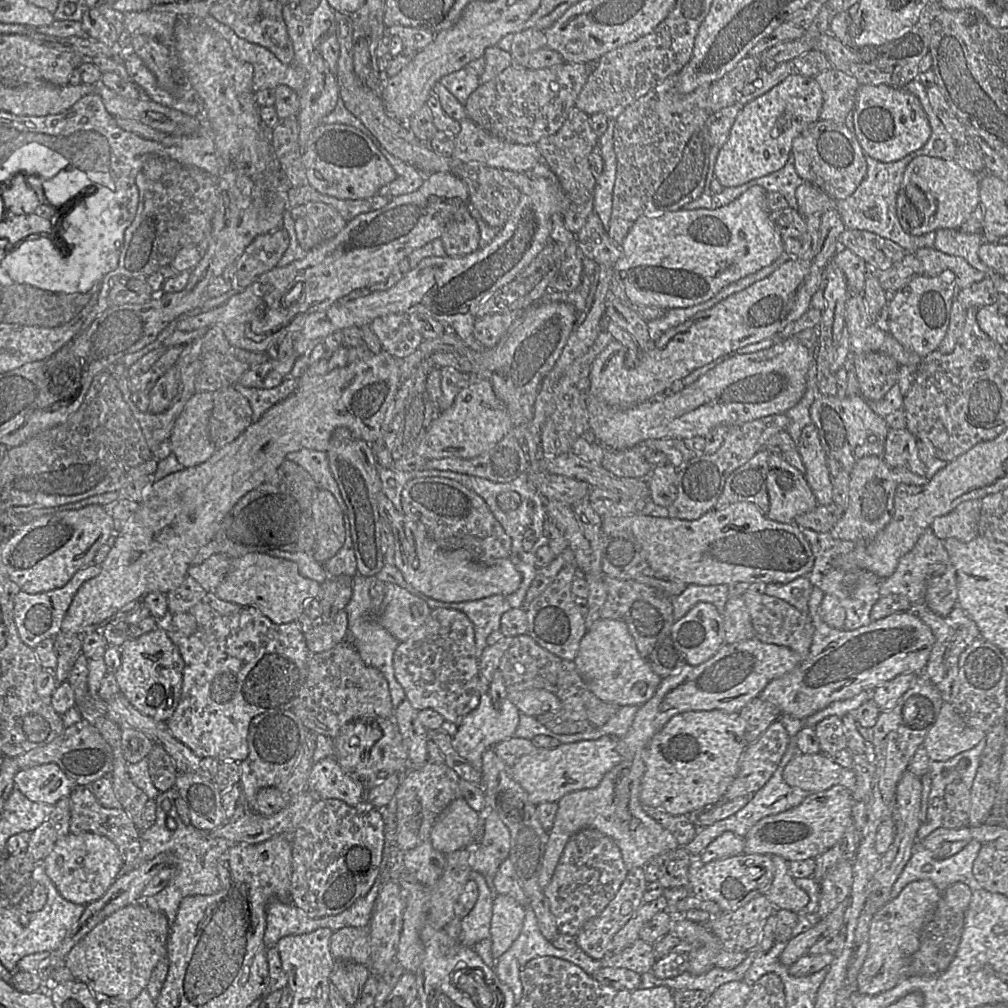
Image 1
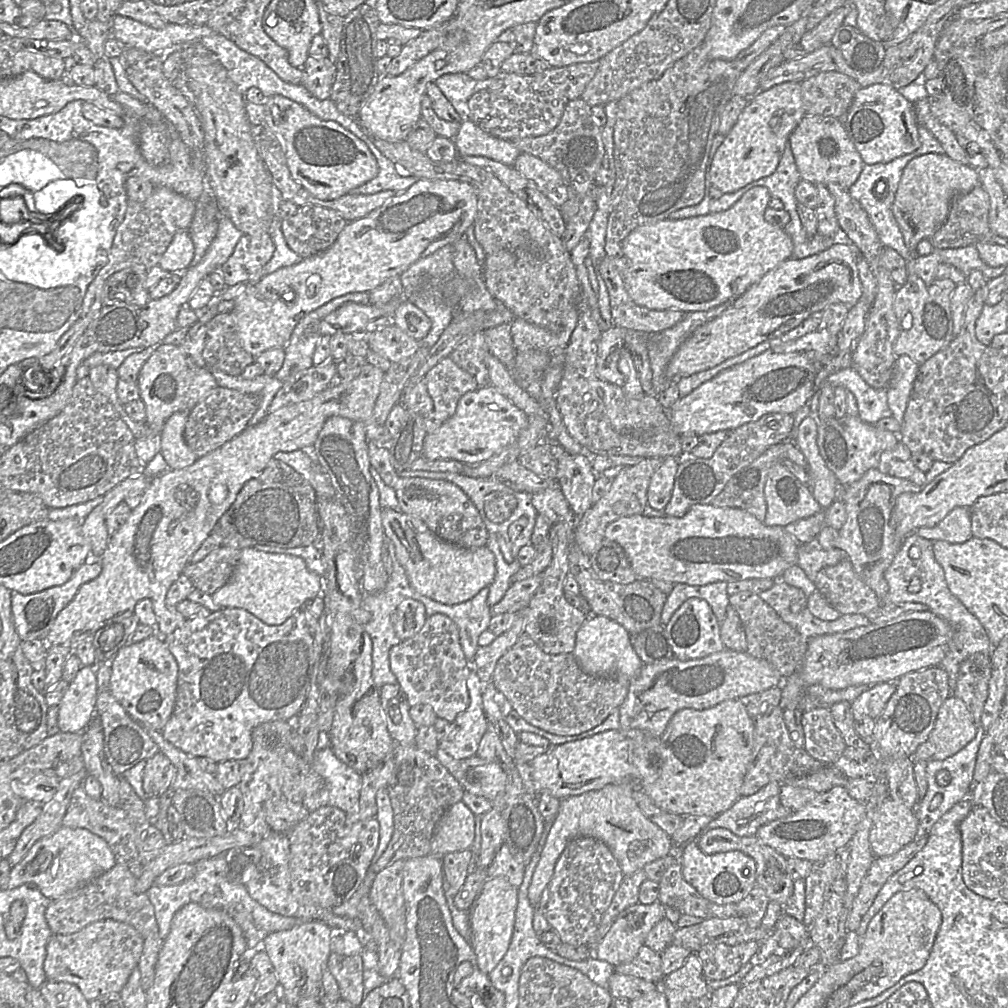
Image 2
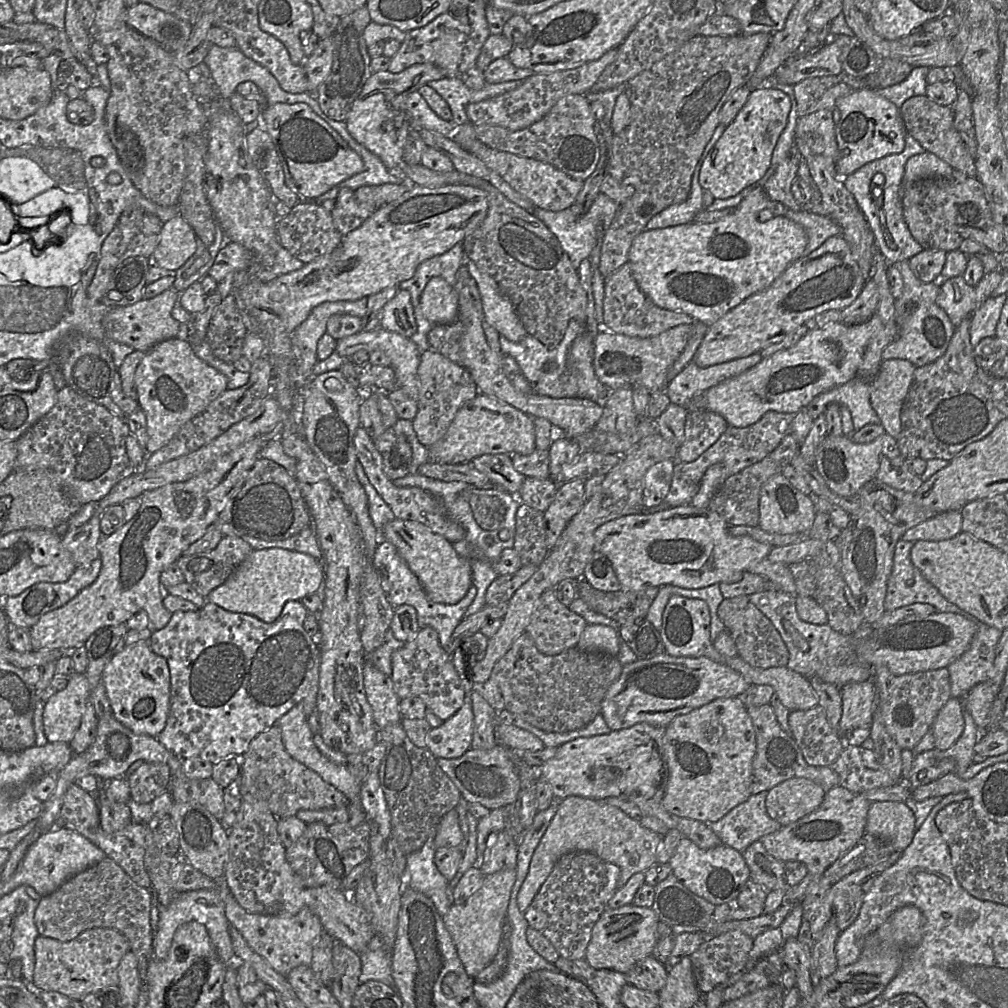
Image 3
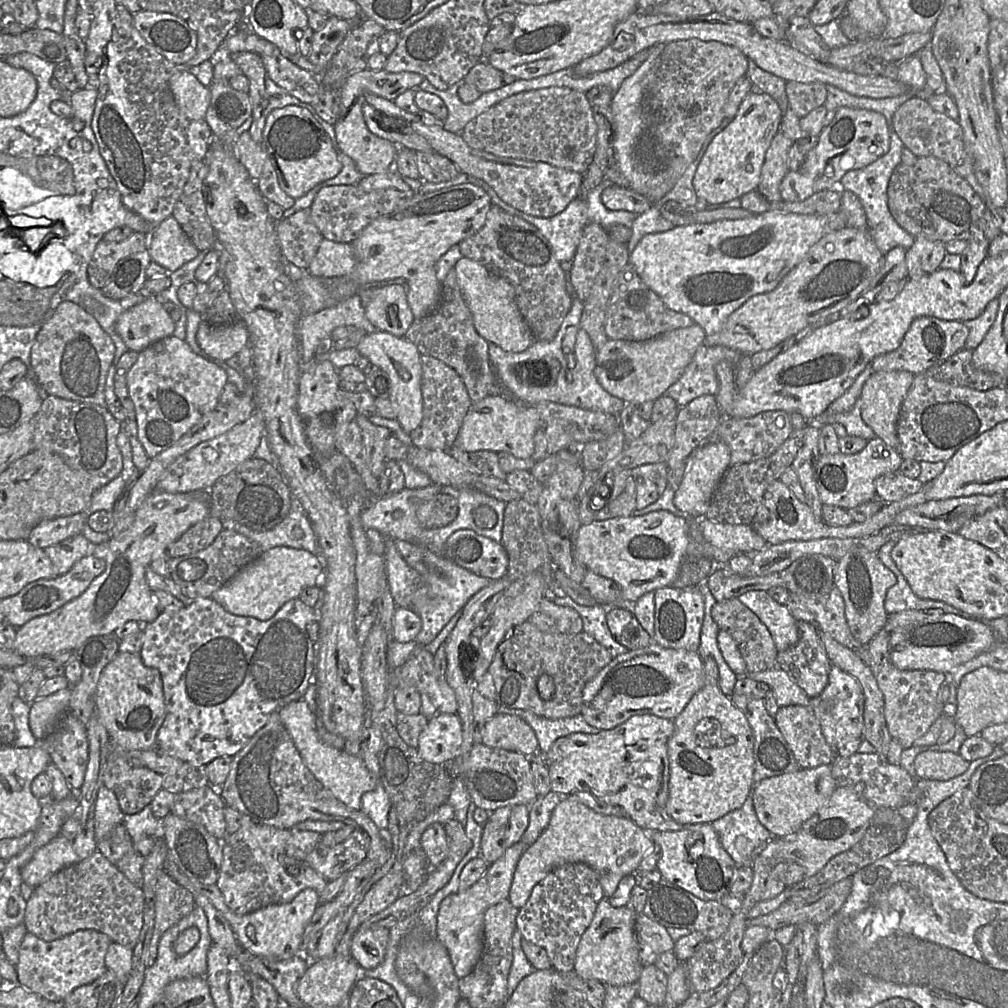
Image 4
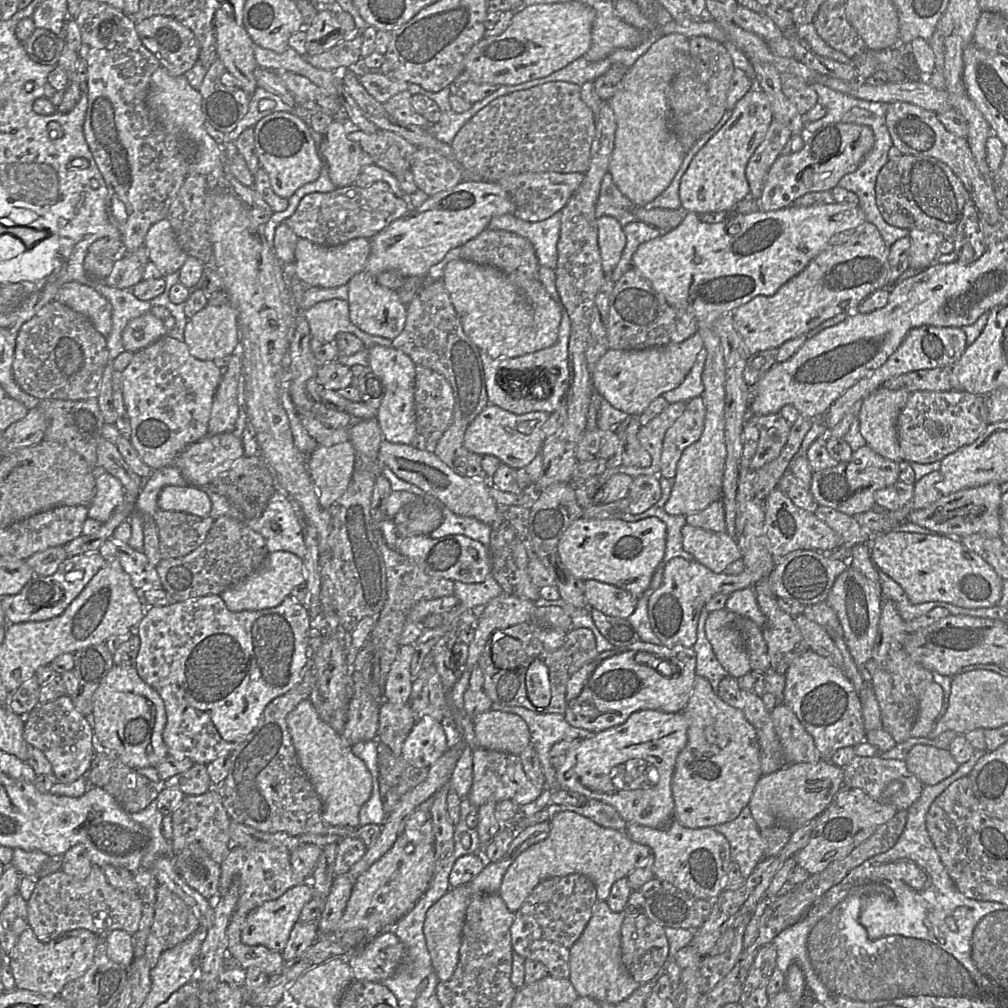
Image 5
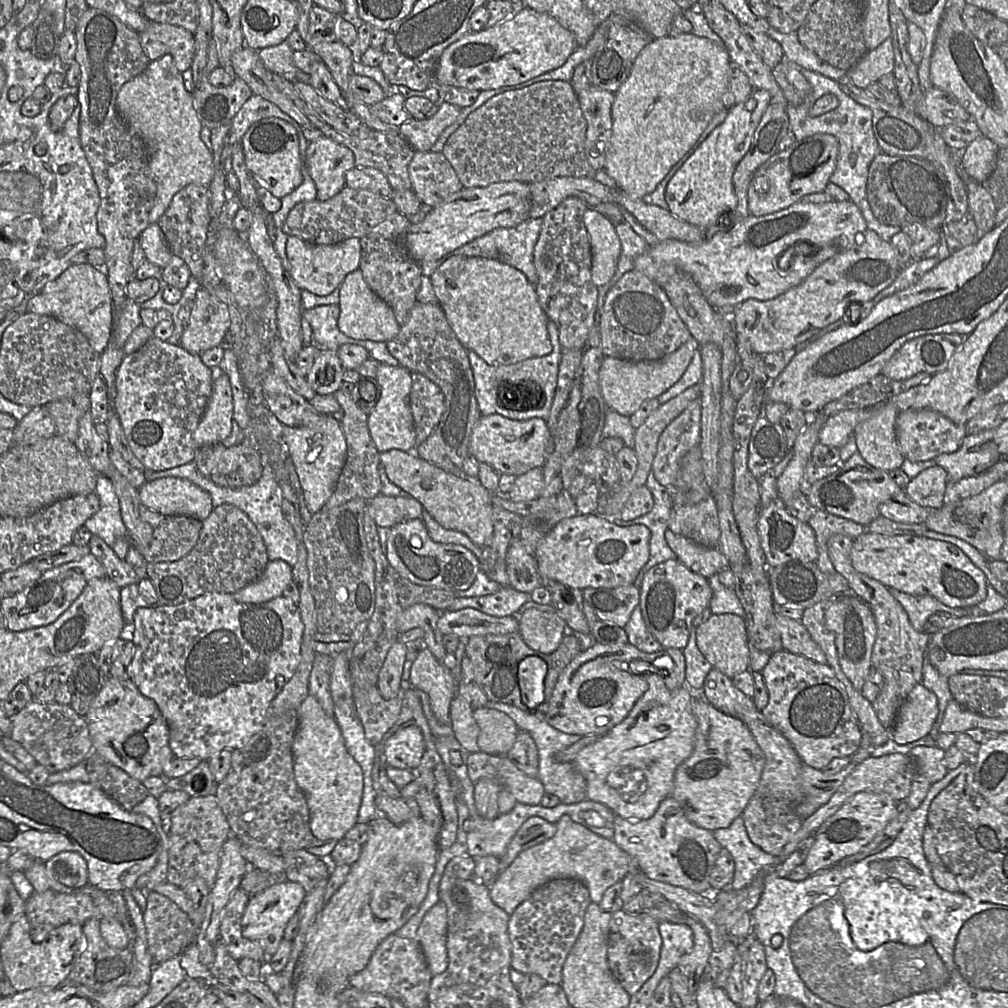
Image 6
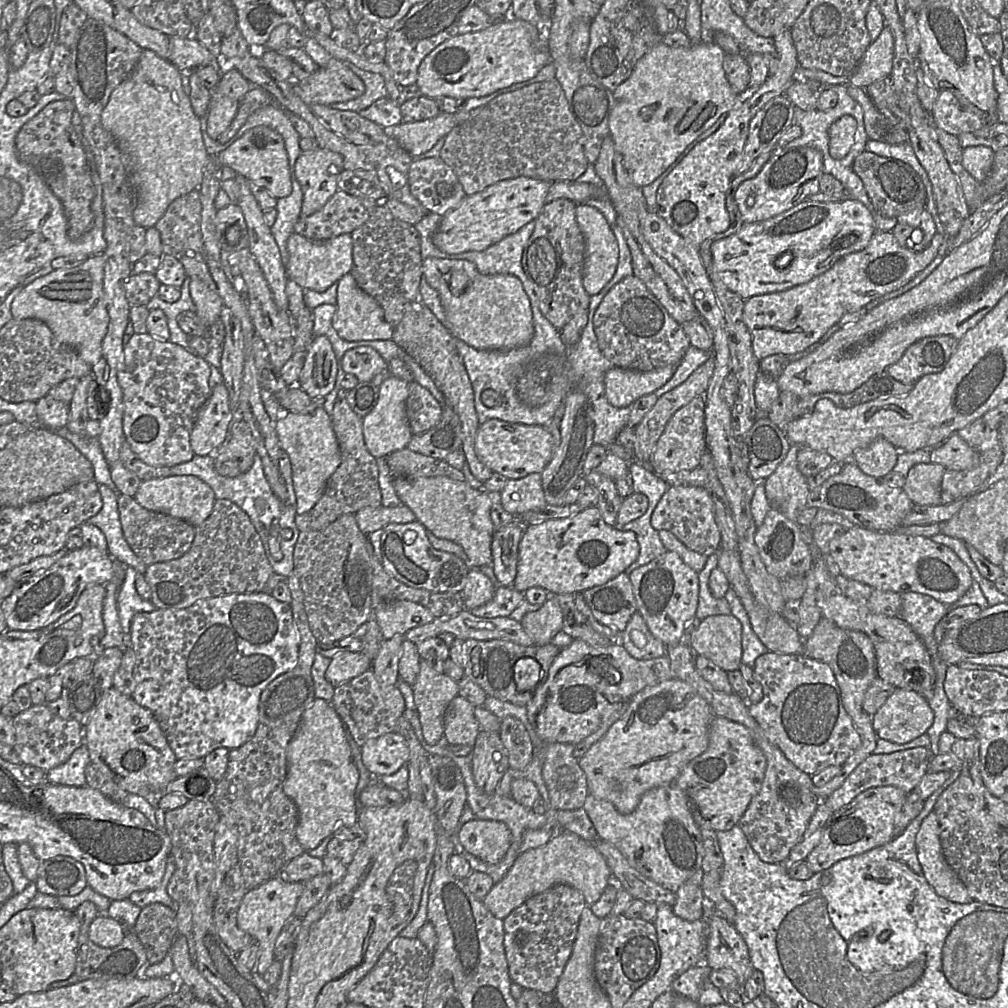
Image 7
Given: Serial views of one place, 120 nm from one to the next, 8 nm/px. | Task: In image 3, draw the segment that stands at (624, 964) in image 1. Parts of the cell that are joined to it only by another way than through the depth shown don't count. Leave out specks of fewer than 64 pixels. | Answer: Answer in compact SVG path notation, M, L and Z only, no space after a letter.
M650 955L640 960L625 977L639 989L659 993L666 984L668 973L669 967Z

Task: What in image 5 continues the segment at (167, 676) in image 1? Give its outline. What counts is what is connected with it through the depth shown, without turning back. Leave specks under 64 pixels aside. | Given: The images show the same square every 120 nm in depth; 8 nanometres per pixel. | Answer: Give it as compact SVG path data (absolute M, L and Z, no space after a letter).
M114 666L93 694L91 721L98 748L110 750L133 769L156 767L167 755L162 739L166 724L163 701L158 692L145 683L135 666Z

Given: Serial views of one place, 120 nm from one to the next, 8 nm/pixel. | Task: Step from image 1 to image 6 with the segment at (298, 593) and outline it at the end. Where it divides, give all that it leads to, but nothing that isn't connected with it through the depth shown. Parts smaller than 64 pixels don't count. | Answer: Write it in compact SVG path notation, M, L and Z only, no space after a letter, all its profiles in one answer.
M283 560L269 561L262 575L254 582L233 593L237 602L248 604L259 604L268 602L273 598L282 596L284 589L293 582L292 567Z

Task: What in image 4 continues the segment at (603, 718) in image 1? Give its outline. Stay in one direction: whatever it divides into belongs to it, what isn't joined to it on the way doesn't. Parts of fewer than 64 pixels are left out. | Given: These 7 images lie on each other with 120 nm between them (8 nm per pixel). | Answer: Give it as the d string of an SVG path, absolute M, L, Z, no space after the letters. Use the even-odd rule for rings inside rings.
M530 620L508 630L505 639L498 646L487 672L490 673L495 686L494 700L498 706L530 711L548 719L561 719L581 714L582 692L585 685L592 680L613 659L605 646L585 633L578 634L551 634L540 631ZM542 674L547 674L554 681L553 697L544 700L537 690L537 681Z

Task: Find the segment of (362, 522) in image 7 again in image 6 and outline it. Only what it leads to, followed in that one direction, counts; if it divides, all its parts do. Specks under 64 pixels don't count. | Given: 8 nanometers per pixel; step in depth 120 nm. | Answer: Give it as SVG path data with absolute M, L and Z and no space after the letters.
M378 494L371 500L366 500L366 510L378 527L391 528L407 520L419 519L423 507L413 497L388 497Z

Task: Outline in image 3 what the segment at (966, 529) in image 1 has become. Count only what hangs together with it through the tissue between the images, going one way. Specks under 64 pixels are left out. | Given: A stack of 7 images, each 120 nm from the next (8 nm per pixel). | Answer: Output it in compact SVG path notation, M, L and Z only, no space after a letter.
M961 510L941 512L926 521L908 529L901 540L916 542L919 540L940 541L950 539L962 531Z

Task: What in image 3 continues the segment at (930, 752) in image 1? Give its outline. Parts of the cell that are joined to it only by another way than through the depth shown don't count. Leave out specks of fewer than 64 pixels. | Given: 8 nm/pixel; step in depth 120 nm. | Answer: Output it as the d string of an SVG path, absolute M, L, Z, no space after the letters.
M950 697L939 710L932 725L935 748L939 750L950 748L962 735L964 727L962 700Z

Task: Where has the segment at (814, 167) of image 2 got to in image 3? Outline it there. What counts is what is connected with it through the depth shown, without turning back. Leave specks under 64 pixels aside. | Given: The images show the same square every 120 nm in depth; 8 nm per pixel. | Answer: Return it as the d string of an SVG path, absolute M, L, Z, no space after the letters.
M818 110L797 120L795 137L805 139L812 152L831 158L834 163L838 157L838 146L835 136L835 122L829 110Z

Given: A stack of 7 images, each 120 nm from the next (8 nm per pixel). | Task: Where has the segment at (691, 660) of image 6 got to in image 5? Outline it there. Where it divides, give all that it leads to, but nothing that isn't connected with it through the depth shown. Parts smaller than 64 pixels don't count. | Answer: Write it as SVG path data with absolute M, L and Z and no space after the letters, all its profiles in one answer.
M703 607L697 625L697 639L692 648L696 654L696 675L706 678L716 692L720 681L730 675L717 660L707 639L705 623L708 615L709 612Z

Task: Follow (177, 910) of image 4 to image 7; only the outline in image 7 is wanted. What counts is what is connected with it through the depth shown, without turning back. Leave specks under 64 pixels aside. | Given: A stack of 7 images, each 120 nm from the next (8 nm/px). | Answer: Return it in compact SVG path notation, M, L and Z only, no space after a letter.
M158 902L142 908L133 930L146 950L148 964L158 963L169 954L178 935L176 914Z

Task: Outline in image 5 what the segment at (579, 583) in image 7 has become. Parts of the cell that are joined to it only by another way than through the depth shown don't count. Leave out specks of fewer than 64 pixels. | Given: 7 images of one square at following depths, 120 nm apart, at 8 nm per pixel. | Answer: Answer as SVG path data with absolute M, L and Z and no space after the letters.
M651 516L636 522L619 519L575 520L558 543L558 554L569 572L583 581L597 580L640 597L649 587L666 548L666 524Z

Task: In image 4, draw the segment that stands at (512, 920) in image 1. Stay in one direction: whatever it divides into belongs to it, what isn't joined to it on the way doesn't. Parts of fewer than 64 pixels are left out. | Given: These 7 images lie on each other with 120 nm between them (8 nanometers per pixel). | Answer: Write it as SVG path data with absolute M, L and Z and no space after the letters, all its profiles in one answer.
M522 841L507 848L505 853L488 866L483 876L461 893L447 896L440 904L435 938L447 949L456 976L461 979L472 972L479 961L484 946L485 911L499 902L509 899L509 892L517 863L528 848Z

